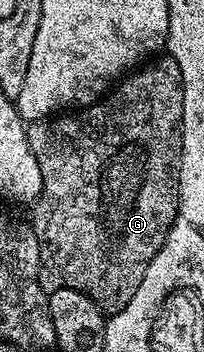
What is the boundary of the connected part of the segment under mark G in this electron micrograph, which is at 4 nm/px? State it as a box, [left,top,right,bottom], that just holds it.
[26,54,182,314]

